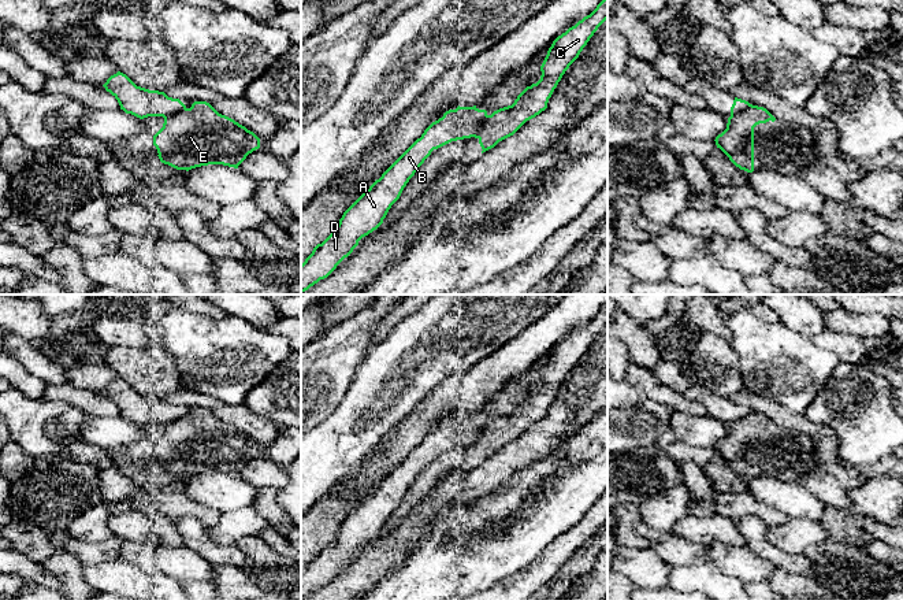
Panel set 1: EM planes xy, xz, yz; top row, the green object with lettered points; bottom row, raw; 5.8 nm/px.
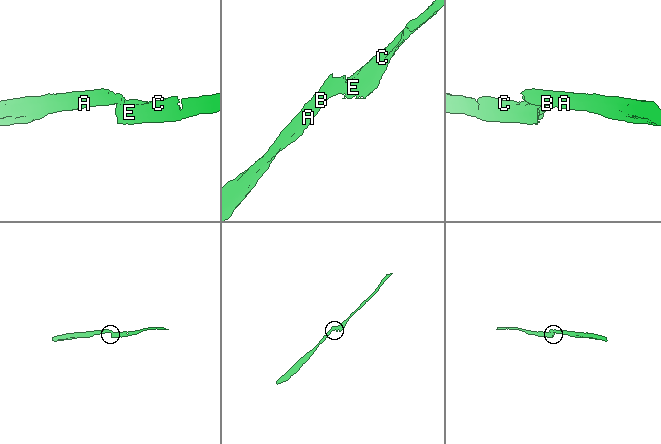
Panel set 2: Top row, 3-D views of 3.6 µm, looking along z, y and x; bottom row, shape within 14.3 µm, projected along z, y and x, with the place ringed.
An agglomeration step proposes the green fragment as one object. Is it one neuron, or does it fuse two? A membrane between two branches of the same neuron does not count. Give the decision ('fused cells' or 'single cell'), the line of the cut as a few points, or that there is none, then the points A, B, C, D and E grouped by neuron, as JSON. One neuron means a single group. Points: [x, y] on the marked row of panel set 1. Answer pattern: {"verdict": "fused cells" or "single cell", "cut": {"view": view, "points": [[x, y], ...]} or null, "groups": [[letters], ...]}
{"verdict": "fused cells", "cut": {"view": "xy", "points": [[186, 108], [164, 118]]}, "groups": [["A", "B", "D"], ["C", "E"]]}

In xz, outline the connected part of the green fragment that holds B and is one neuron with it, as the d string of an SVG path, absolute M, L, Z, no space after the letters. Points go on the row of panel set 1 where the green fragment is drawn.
M458 105L432 122L421 137L343 212L337 229L313 248L301 264L301 293L327 278L353 252L363 237L383 223L409 179L434 149L452 141L473 137L486 116L487 111L476 105Z

